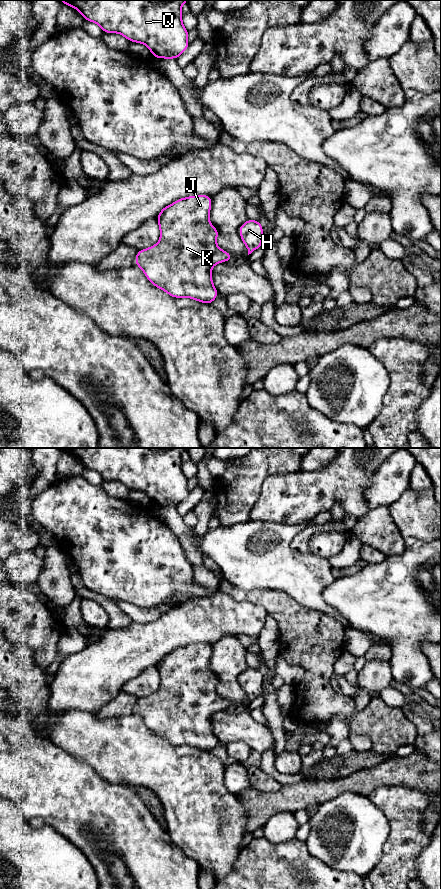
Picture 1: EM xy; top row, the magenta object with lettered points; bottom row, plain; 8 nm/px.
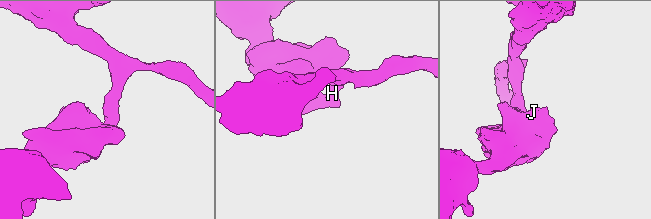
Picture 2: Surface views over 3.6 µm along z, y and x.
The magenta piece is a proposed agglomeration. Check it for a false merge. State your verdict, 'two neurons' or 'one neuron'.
one neuron

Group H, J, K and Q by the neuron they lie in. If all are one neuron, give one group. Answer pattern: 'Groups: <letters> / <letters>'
Groups: H J K Q

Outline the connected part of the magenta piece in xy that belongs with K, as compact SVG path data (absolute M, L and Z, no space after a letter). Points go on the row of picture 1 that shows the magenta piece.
M193 195L164 207L156 218L160 228L159 242L137 252L135 265L143 270L154 286L171 297L188 297L211 304L219 294L213 285L212 267L221 262L233 261L233 257L216 244L219 232L208 219L211 205L211 196Z

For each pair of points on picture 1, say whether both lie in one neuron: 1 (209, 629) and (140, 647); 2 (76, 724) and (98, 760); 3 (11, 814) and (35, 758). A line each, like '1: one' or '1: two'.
1: one
2: one
3: two

